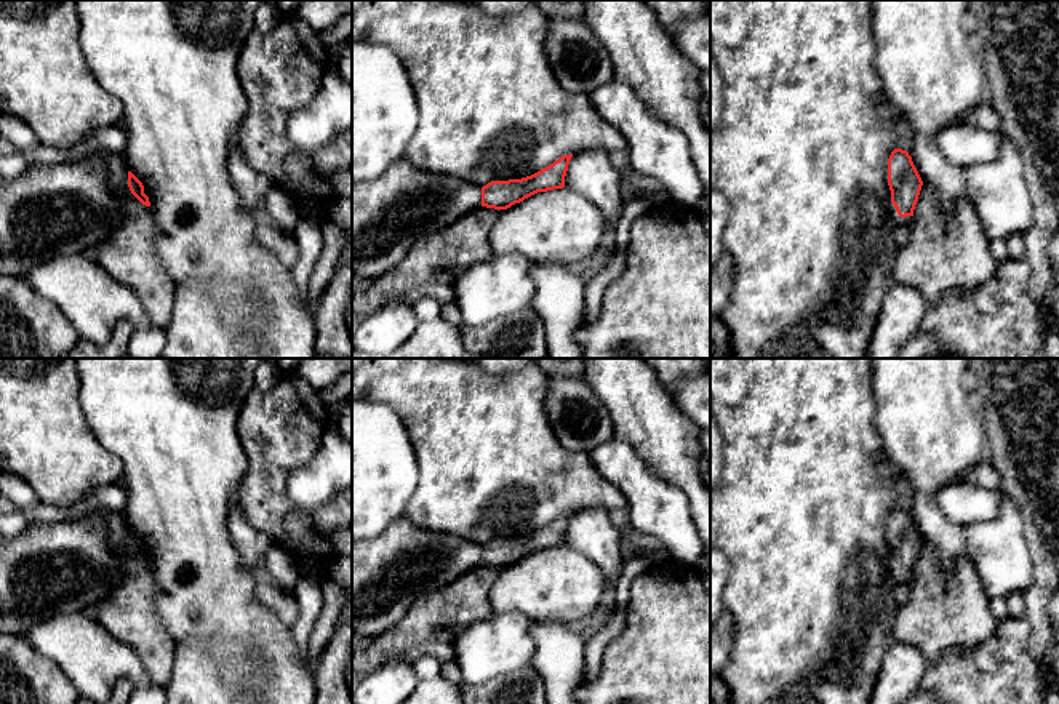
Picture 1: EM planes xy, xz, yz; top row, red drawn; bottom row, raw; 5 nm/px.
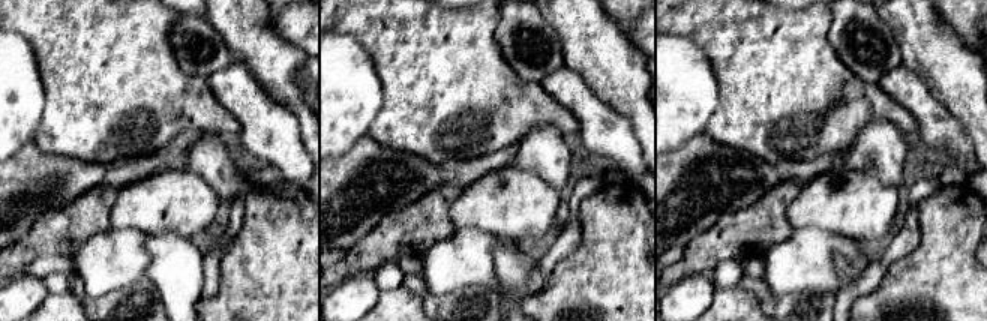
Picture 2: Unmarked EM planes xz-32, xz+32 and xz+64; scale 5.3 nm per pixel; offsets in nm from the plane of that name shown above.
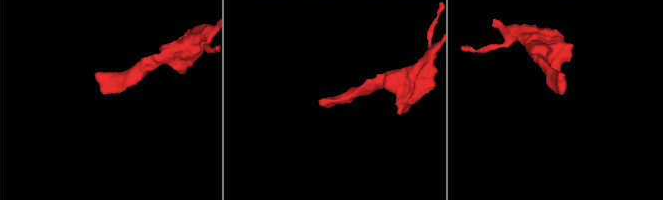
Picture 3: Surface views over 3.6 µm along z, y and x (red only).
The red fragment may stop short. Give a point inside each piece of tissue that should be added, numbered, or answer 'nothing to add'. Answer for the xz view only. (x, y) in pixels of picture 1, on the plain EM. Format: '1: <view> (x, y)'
1: xz (403, 564)

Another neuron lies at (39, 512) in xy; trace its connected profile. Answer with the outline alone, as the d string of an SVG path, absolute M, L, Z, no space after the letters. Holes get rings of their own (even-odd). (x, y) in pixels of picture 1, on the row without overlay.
M85 499L80 504L69 509L35 501L26 510L22 510L22 514L29 520L29 523L54 525L59 523L61 520L70 520L94 512L90 509Z

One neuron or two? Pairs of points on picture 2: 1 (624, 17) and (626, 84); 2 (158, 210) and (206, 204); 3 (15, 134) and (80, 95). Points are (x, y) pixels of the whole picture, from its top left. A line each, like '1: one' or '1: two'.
1: two
2: one
3: two

